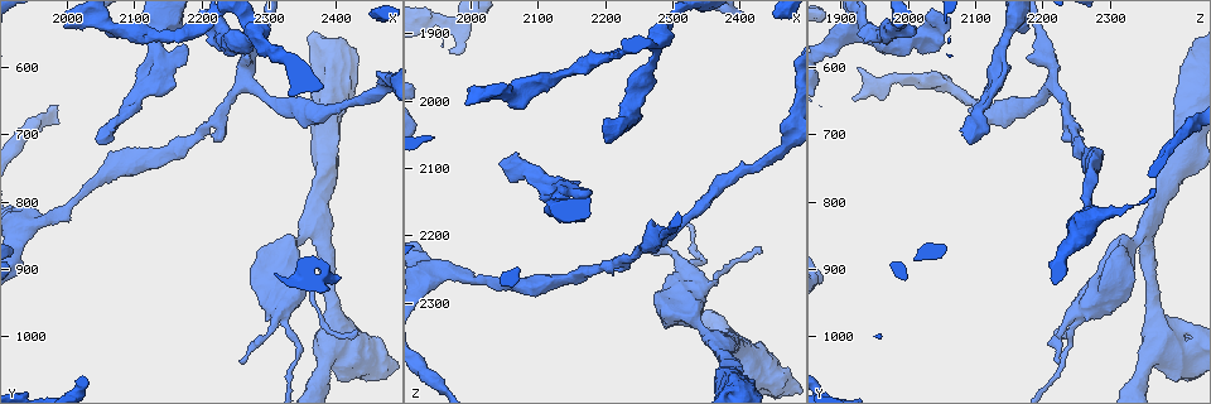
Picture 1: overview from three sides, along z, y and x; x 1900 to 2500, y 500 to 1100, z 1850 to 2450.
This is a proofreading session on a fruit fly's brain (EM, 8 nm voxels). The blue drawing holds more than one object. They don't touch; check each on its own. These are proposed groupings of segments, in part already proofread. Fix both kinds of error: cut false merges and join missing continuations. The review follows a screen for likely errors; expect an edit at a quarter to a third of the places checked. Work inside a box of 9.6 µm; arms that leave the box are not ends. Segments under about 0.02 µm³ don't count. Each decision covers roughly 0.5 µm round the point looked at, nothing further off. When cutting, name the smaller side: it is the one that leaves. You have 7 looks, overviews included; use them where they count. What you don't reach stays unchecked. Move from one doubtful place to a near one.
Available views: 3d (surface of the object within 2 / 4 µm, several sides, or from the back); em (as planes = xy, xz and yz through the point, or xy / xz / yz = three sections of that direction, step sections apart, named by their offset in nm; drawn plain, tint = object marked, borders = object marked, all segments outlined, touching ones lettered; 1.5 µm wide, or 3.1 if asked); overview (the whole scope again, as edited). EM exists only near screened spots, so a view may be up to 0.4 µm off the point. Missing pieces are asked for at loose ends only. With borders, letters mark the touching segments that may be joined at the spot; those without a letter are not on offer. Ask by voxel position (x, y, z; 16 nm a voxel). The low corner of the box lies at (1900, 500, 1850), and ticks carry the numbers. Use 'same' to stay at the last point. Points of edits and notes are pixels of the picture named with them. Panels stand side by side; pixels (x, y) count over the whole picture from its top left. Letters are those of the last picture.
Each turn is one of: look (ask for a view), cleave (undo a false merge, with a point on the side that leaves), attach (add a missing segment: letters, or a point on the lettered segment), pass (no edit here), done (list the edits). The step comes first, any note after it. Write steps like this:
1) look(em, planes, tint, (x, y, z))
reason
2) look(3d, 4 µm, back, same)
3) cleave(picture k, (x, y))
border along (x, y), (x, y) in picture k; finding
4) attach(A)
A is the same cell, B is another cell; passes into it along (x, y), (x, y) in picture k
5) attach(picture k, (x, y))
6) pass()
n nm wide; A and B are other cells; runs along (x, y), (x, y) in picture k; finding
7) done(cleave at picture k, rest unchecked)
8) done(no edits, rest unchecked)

look(3d, 4 µm, (2225, 675, 2240))
a fork

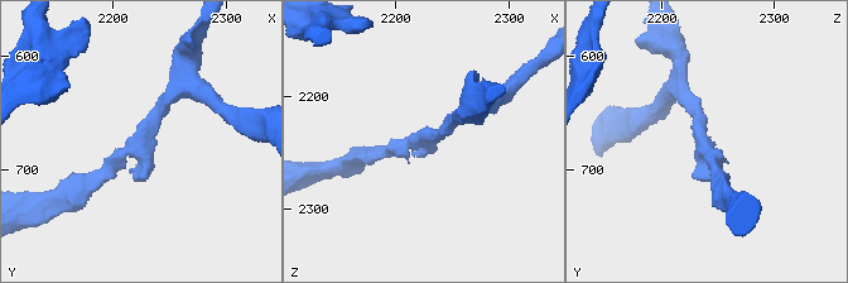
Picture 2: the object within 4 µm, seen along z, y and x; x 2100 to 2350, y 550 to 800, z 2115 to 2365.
look(em, planes, tint, (2222, 678, 2238))
now the EM

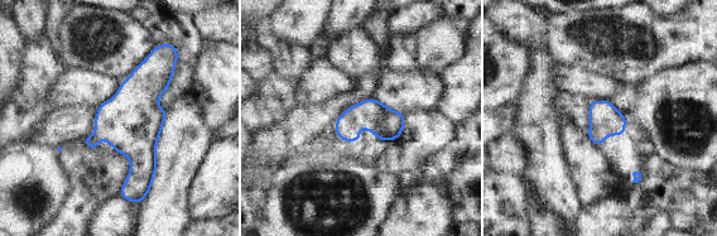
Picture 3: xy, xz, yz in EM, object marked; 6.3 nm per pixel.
look(em, planes, borders, same)

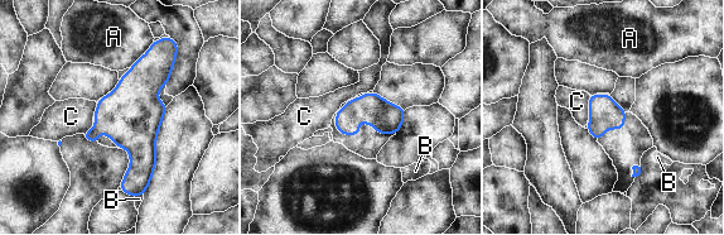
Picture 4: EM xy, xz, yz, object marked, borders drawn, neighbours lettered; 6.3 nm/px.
pass()
A, B and C are other cells; border along (590, 96), (588, 119) in picture 4; continuous, no second neuron

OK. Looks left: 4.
look(em, xz, step 8, borders, (2185, 570, 2135))
an open end

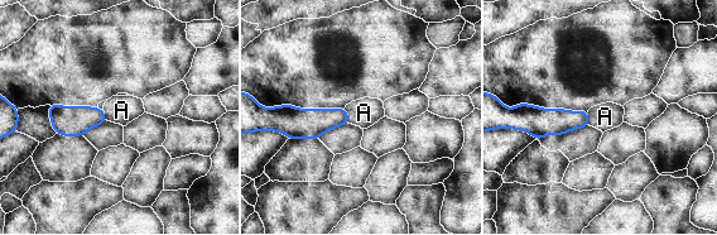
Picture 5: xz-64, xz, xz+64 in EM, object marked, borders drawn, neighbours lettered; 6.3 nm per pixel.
pass()
A is another cell; border along (345, 108), (349, 123) in picture 5; none of them fits

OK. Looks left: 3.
look(3d, 4 µm, (2320, 970, 2250))
thick turns thin

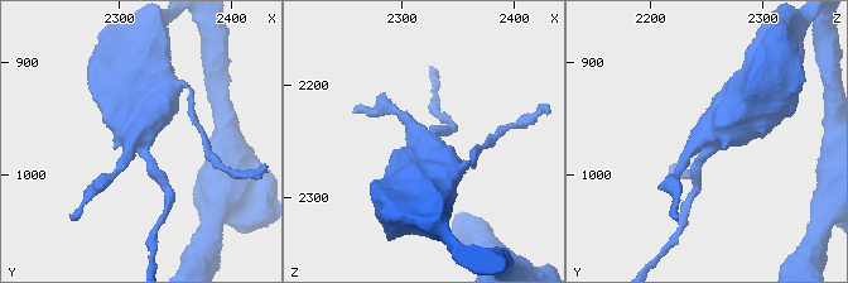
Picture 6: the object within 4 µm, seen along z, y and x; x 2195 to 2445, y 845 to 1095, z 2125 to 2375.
look(em, xy, step 4, tint, (2324, 972, 2250))

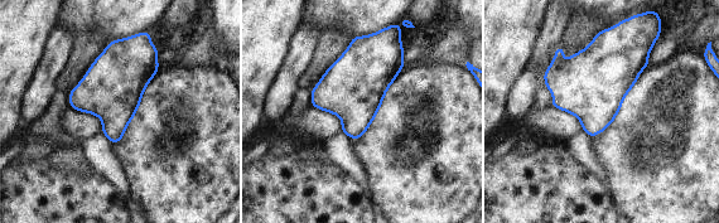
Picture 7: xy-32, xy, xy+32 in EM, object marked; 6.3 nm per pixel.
look(em, xy, step 4, borders, same)

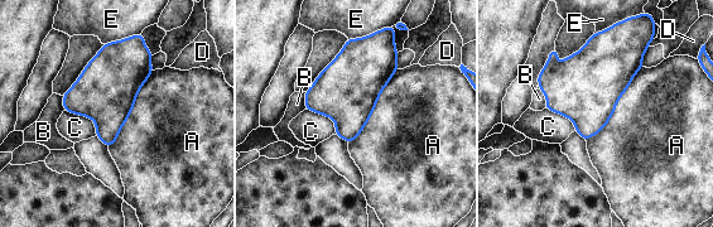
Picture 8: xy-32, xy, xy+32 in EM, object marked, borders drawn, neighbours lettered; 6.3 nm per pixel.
pass()
360 nm wide; A, B, C, D and E are other cells; border along (64, 110), (88, 116), (96, 135) in picture 8; all the same neuron

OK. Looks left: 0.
done(no edits, rest unchecked)

